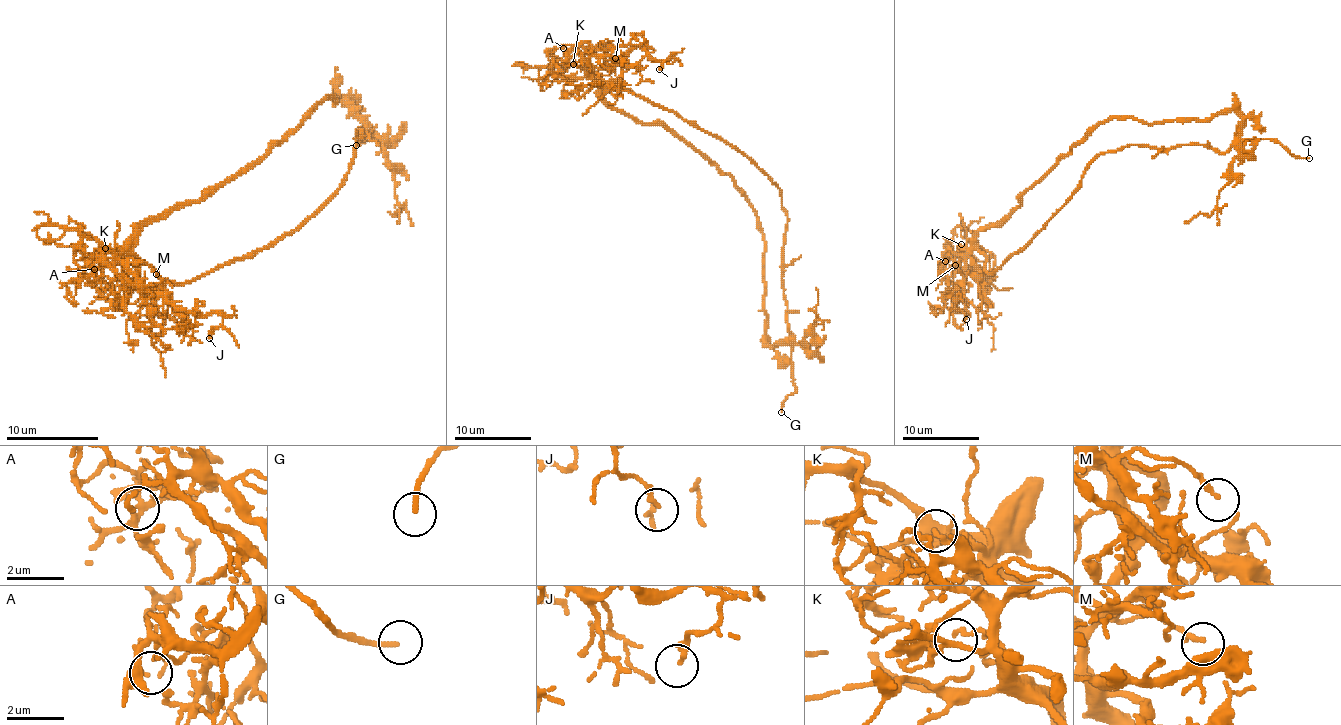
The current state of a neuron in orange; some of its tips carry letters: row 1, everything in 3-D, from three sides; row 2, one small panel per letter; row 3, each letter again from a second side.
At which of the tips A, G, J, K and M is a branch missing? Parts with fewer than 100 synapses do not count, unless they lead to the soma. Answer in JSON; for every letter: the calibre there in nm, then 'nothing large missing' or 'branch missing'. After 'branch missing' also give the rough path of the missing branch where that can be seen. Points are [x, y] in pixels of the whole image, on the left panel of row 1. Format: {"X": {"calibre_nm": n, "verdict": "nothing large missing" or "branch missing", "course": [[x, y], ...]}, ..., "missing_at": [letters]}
{"A": {"calibre_nm": 110, "verdict": "nothing large missing"}, "G": {"calibre_nm": 160, "verdict": "branch missing", "course": [[356, 145], [360, 136], [358, 81], [360, 99], [356, 104], [312, 81], [282, 72]]}, "J": {"calibre_nm": 190, "verdict": "nothing large missing"}, "K": {"calibre_nm": 140, "verdict": "nothing large missing"}, "M": {"calibre_nm": 120, "verdict": "nothing large missing"}, "missing_at": ["G"]}

